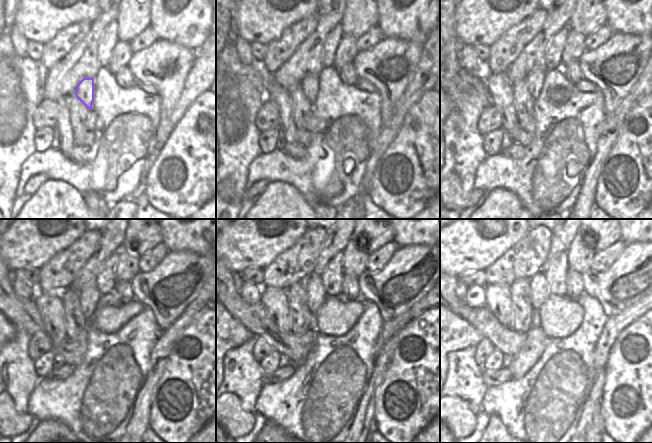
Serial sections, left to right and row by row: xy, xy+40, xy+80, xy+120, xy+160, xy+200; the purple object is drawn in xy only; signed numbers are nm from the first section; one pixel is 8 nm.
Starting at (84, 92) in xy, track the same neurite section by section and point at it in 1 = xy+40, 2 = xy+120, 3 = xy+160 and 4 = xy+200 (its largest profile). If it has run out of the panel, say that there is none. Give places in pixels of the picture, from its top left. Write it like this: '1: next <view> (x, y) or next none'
1: next xy+40 (309, 84)
2: next xy+120 (89, 295)
3: next xy+160 (315, 293)
4: next xy+200 (539, 291)

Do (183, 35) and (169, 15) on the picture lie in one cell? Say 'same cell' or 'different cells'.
same cell

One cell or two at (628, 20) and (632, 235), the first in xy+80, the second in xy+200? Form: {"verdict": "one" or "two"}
{"verdict": "one"}

